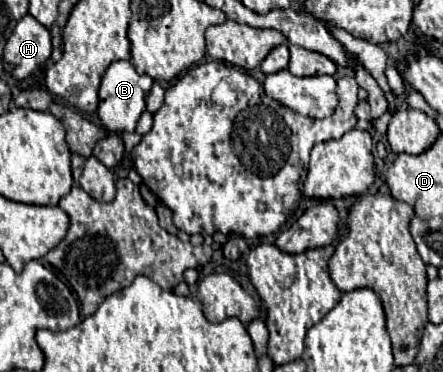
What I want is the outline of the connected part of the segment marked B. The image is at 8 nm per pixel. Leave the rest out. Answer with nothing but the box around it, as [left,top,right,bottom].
[98,60,154,132]

